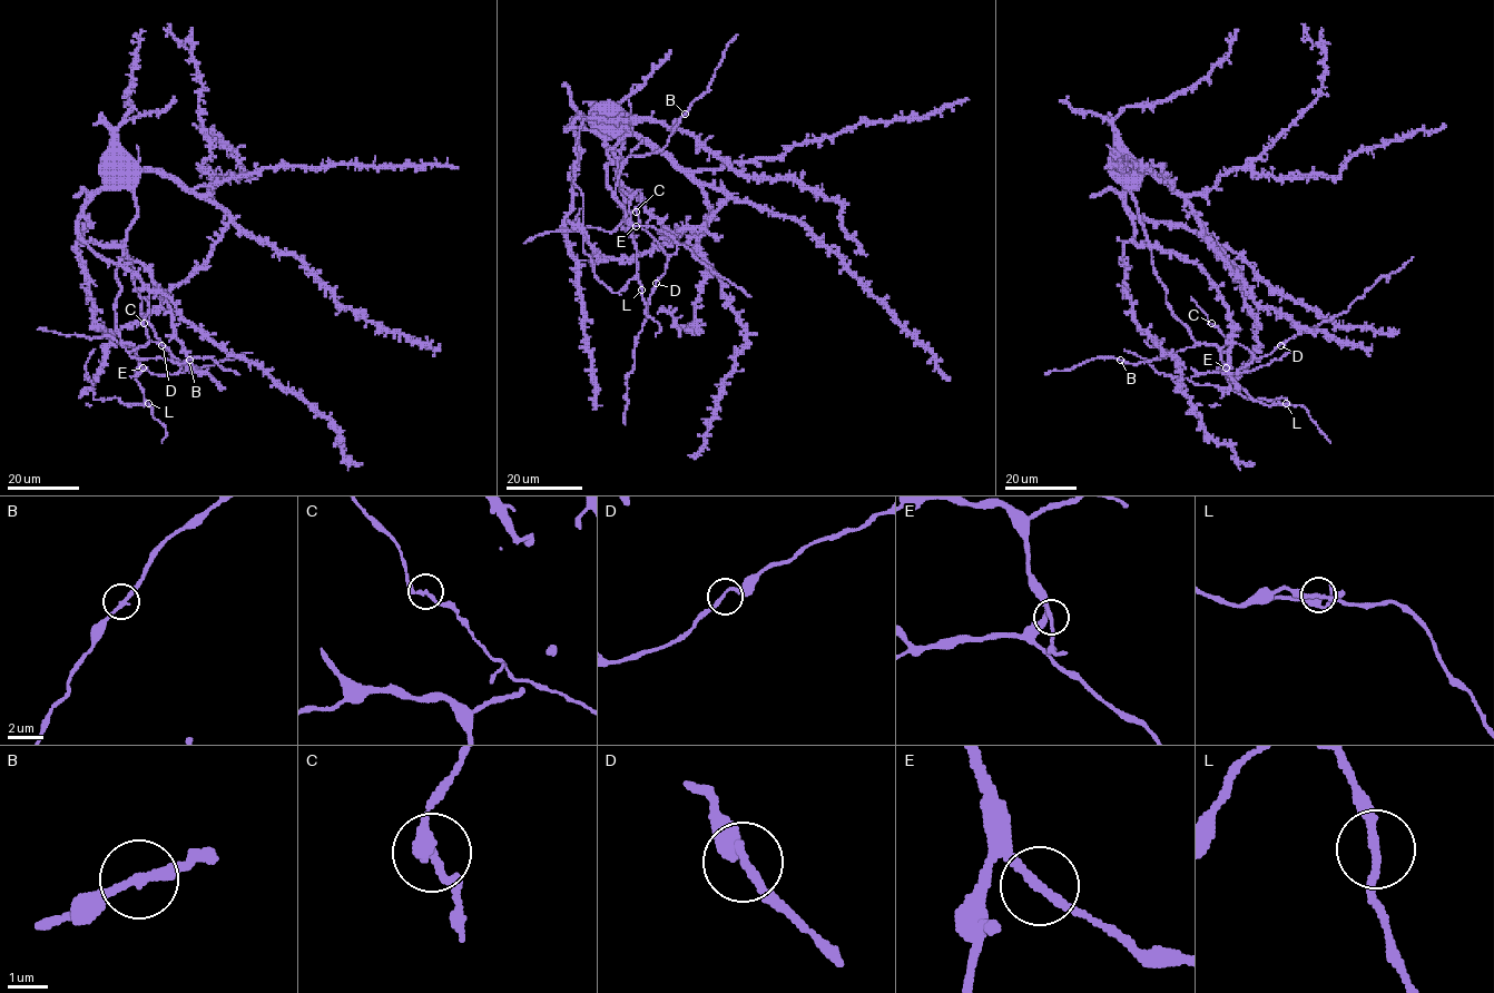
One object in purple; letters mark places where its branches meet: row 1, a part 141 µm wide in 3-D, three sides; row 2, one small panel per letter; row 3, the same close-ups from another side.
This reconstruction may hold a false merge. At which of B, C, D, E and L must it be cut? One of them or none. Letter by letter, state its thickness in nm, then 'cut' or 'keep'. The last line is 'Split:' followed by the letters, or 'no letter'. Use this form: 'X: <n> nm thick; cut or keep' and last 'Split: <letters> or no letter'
B: 200 nm thick; keep
C: 200 nm thick; keep
D: 180 nm thick; keep
E: 190 nm thick; keep
L: 200 nm thick; keep
Split: no letter

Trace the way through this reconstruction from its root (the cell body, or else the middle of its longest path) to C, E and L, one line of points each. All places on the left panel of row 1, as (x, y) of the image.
C: (115, 156), (136, 204), (116, 272), (115, 327), (145, 370), (177, 373), (182, 364), (147, 336), (144, 323)
E: (115, 156), (136, 204), (136, 217), (116, 272), (119, 292), (115, 327), (124, 342), (134, 346), (143, 367)
L: (115, 156), (136, 204), (116, 272), (115, 327), (134, 346), (136, 380), (144, 405), (148, 403)

